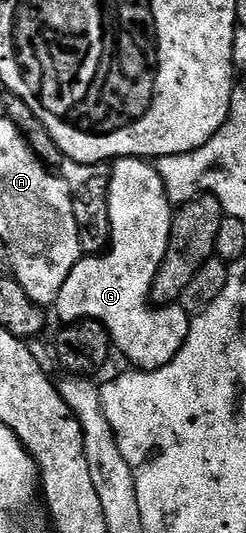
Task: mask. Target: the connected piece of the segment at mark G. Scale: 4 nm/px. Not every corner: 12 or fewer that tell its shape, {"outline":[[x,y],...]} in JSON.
{"outline":[[117,159],[111,240],[54,312],[103,325],[142,371],[170,365],[190,316],[150,302],[174,207],[151,162]]}

